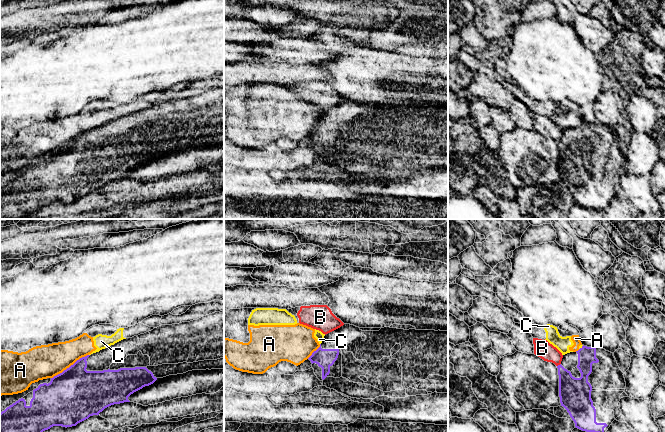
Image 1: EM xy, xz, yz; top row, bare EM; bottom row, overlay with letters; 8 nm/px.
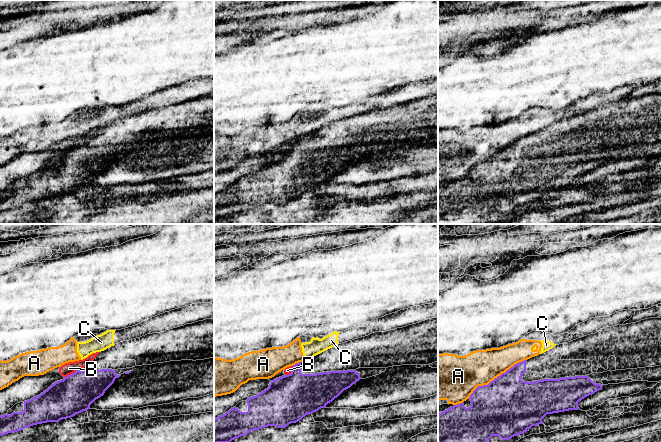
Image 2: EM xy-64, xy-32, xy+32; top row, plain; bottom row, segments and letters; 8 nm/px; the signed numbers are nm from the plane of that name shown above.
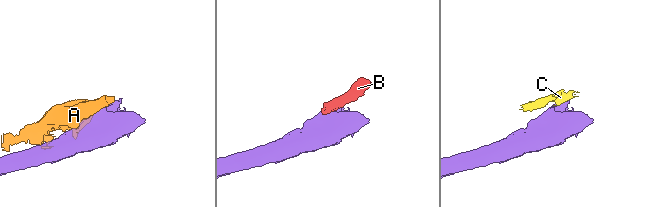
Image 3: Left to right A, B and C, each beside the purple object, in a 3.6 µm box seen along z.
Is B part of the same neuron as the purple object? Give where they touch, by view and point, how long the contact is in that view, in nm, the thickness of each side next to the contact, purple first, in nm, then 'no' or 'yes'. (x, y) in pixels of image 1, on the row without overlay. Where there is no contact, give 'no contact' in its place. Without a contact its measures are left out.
yz (558, 141) | 40 nm | 240/140 nm | no

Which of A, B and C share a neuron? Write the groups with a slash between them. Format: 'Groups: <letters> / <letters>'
Groups: A C / B

